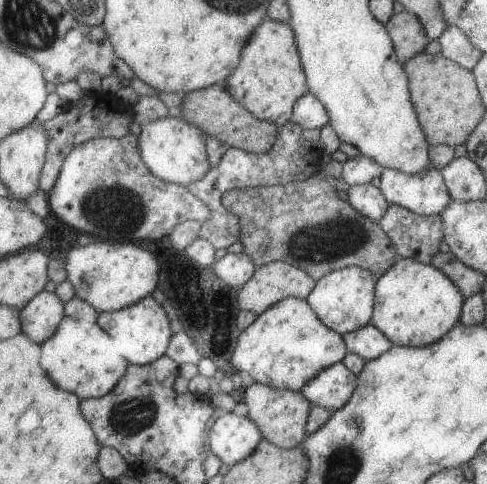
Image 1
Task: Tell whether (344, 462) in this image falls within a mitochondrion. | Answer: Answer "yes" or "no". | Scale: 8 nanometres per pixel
yes

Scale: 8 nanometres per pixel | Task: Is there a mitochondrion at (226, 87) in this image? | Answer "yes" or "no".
no

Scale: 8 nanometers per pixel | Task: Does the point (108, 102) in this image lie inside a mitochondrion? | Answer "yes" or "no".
no

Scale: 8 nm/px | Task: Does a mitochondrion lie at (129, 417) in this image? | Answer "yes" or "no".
yes

